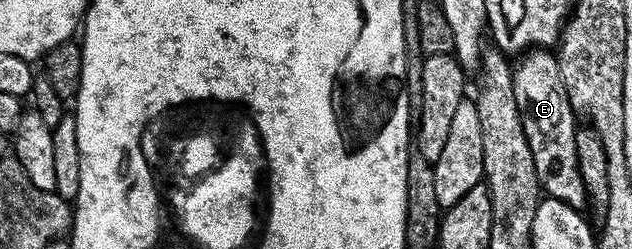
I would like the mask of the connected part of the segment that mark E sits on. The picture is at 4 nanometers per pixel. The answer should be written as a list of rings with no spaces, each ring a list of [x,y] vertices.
[[[532,48],[514,63],[511,75],[517,112],[521,112],[525,140],[529,140],[529,152],[533,152],[533,168],[537,168],[542,193],[582,211],[588,201],[585,184],[577,168],[577,115],[569,104],[569,96],[561,80],[558,57],[550,49]]]

